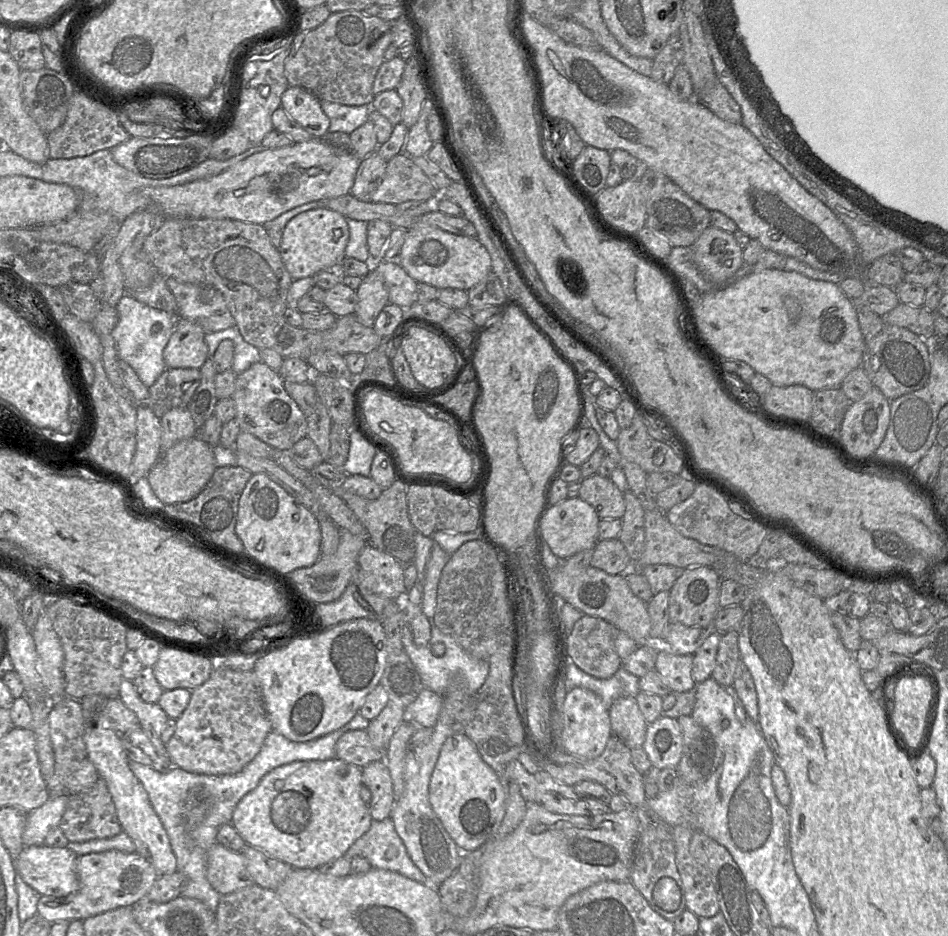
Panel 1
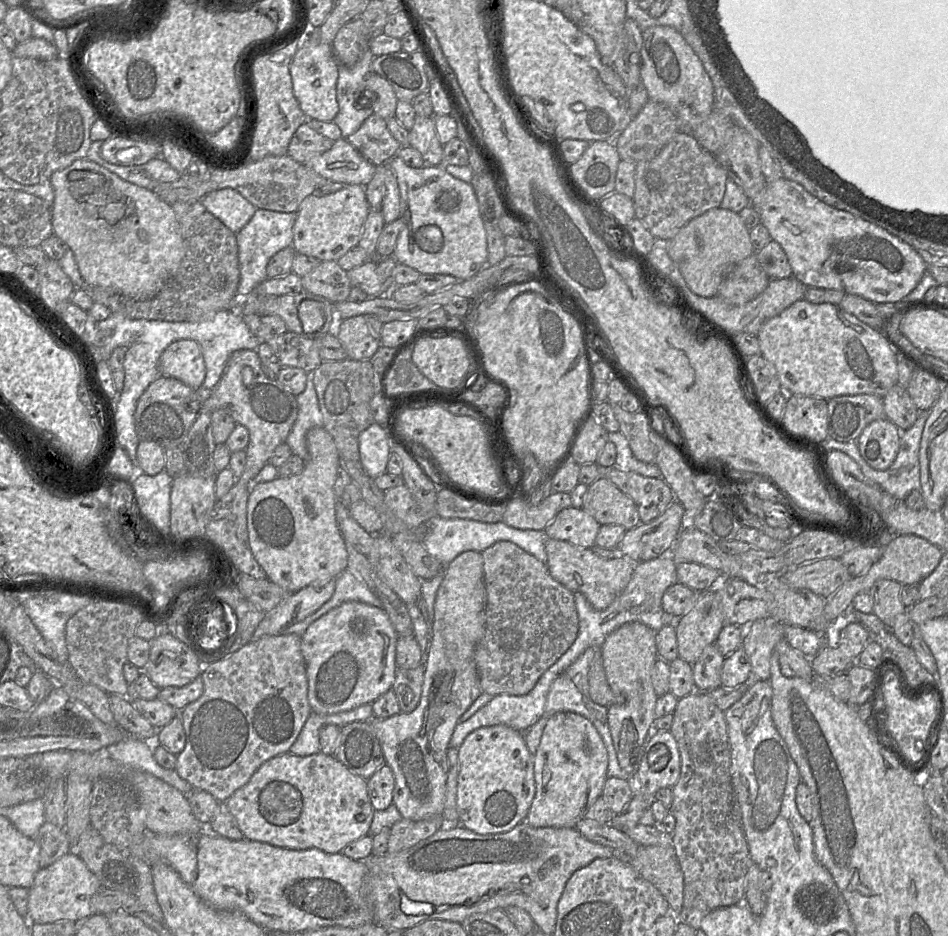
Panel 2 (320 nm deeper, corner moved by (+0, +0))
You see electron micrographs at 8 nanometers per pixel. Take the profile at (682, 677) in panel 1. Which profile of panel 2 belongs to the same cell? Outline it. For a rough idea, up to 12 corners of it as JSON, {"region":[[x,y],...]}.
{"region":[[715,643],[692,664],[695,691],[721,686],[725,657]]}

